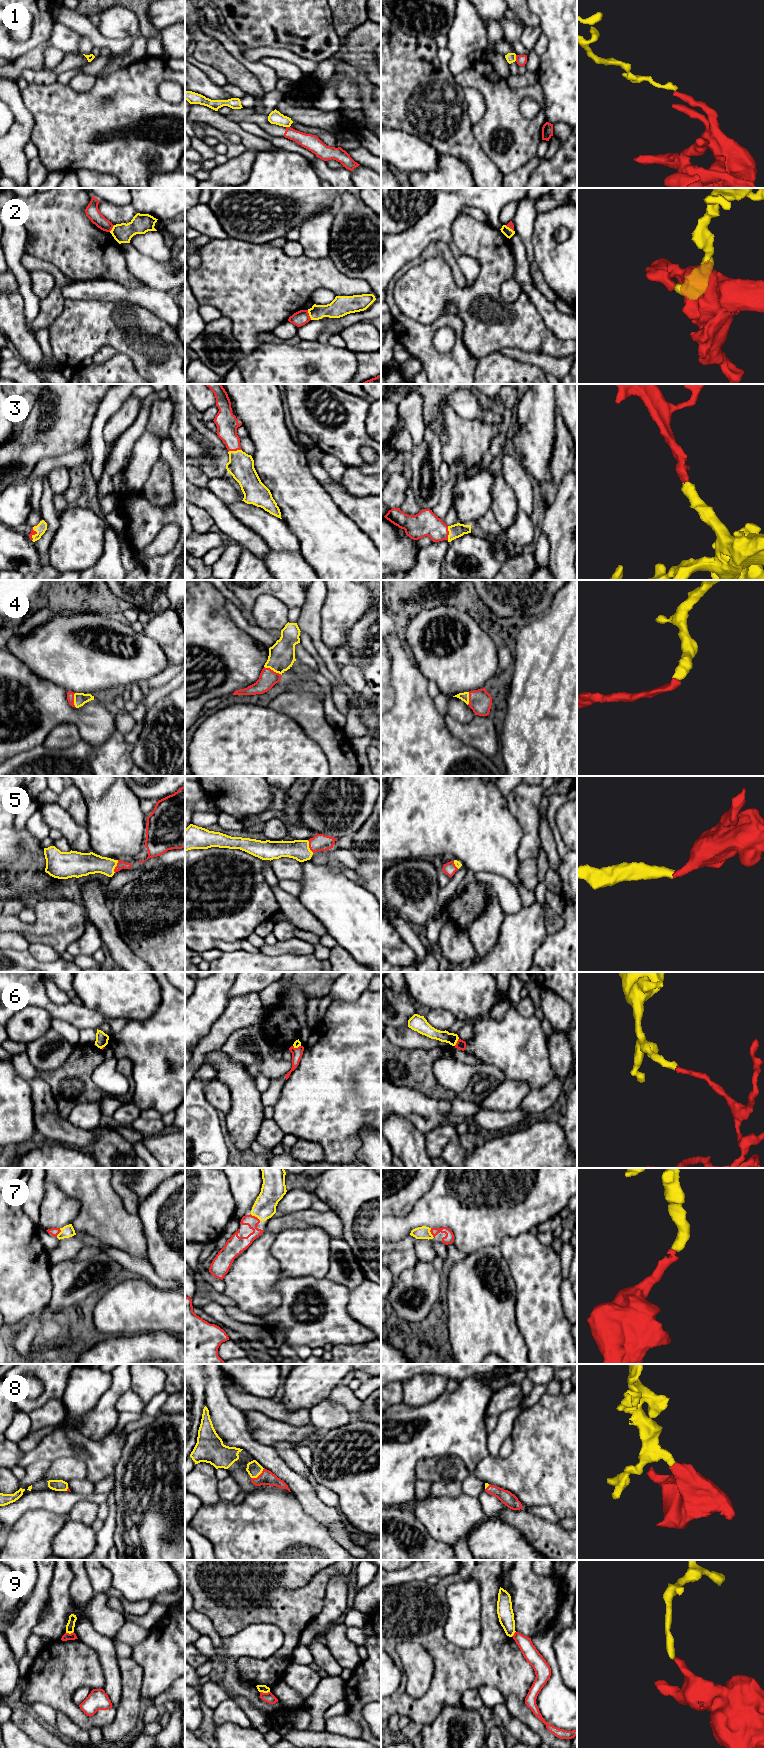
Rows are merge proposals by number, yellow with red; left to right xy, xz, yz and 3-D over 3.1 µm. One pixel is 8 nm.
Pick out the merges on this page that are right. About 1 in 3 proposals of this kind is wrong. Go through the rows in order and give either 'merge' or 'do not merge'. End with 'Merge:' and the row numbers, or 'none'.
1: do not merge
2: do not merge
3: merge
4: merge
5: merge
6: merge
7: merge
8: merge
9: do not merge
Merge: 3, 4, 5, 6, 7, 8

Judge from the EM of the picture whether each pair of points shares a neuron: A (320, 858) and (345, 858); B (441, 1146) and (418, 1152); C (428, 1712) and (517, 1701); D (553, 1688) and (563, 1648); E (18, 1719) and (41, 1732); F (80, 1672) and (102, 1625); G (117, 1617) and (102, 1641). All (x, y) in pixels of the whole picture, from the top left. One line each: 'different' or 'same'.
A: same
B: different
C: same
D: different
E: same
F: different
G: different

